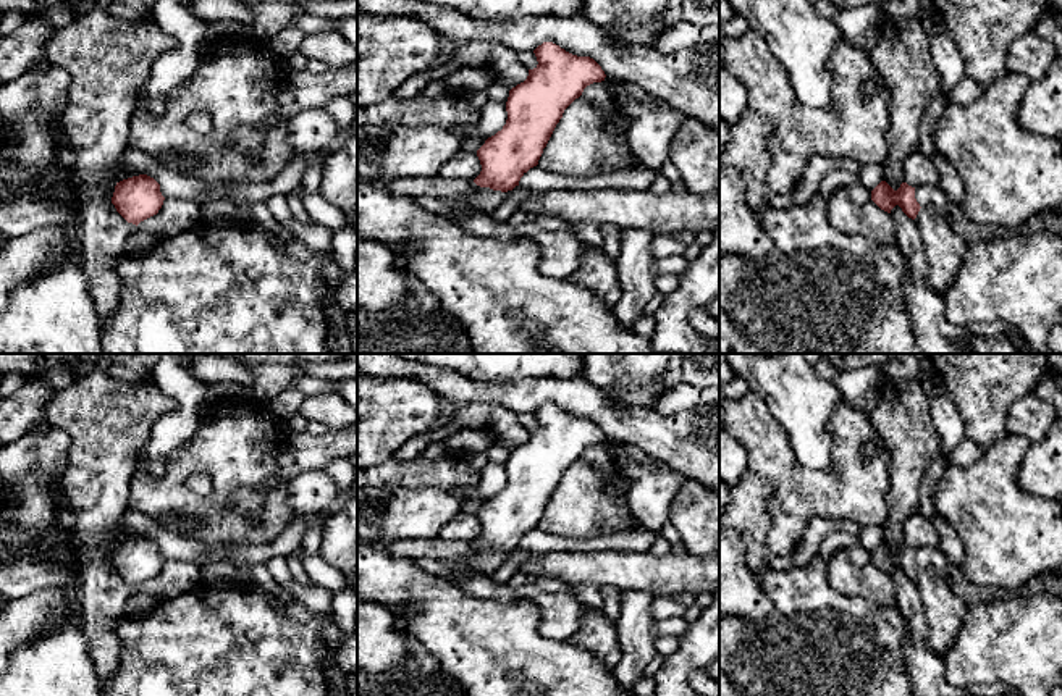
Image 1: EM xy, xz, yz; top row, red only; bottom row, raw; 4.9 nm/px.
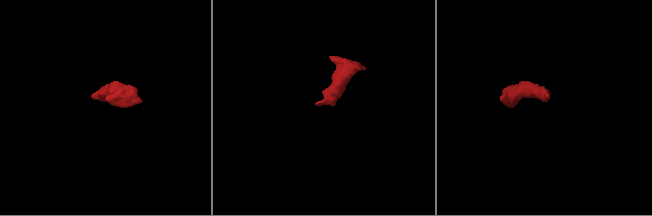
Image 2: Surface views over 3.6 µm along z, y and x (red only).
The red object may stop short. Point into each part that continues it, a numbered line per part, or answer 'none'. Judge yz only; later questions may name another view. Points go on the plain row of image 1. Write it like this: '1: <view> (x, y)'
1: yz (931, 557)

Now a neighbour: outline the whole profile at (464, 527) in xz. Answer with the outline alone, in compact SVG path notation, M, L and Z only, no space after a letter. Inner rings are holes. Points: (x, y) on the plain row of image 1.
M459 512L440 531L446 541L475 541L482 533L477 515Z

